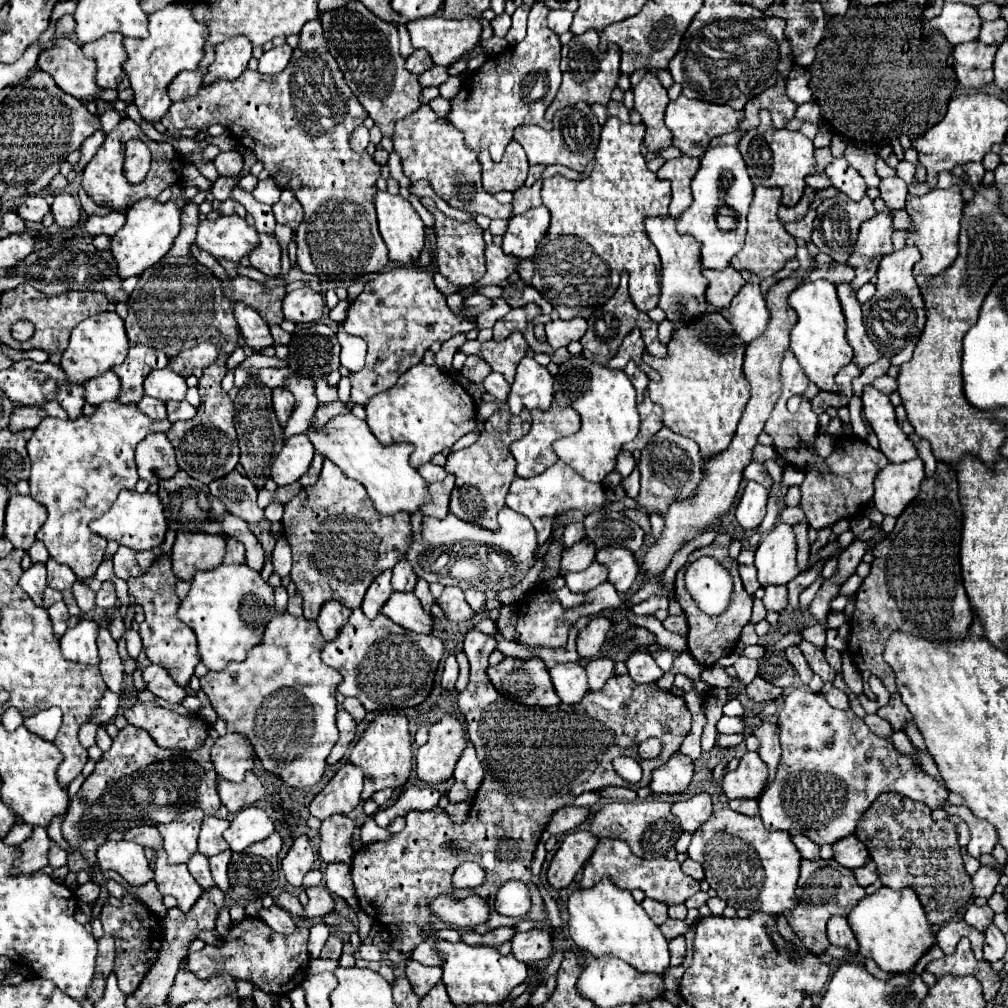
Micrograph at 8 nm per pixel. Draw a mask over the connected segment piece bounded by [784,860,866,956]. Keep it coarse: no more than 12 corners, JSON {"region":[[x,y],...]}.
{"region":[[802,860],[798,906],[784,916],[808,952],[826,922],[866,896],[836,860]]}

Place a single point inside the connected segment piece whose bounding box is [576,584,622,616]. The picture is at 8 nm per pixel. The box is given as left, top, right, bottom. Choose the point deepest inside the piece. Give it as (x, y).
(603, 597)

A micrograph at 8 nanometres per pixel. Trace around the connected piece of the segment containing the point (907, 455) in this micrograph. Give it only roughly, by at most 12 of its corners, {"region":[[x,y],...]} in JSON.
{"region":[[874,386],[862,394],[864,416],[892,464],[918,458],[896,422],[890,398]]}

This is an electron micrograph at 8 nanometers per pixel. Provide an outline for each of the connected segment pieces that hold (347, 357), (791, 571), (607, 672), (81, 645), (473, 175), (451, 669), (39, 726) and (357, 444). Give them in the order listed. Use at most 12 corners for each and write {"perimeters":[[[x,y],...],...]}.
{"perimeters":[[[338,330],[342,366],[364,368],[366,344]],[[776,524],[756,550],[760,586],[794,580],[796,538]],[[612,658],[586,664],[590,690],[600,690],[614,676]],[[80,620],[62,638],[70,662],[98,666],[98,624]],[[428,104],[392,140],[410,182],[452,208],[510,218],[482,190],[478,152]],[[456,656],[446,658],[442,688],[454,690],[458,678]],[[52,707],[24,718],[24,726],[53,742],[62,711]],[[346,412],[306,436],[388,516],[428,500],[410,444]]]}

